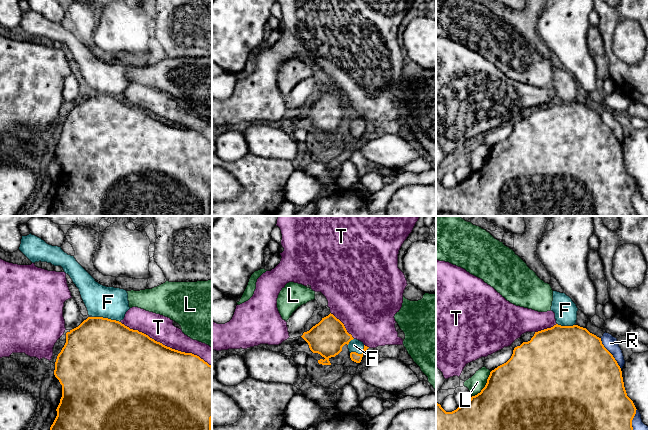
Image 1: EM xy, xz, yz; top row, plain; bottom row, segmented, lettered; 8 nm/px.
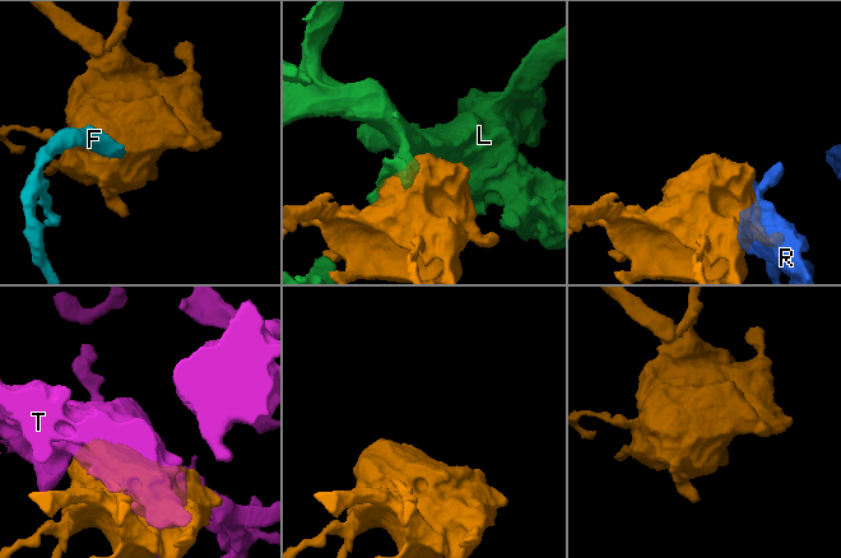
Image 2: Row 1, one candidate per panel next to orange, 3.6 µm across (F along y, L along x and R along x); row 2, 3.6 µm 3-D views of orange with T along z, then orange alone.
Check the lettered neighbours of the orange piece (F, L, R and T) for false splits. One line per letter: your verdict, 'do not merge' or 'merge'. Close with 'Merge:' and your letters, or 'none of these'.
F: merge
L: do not merge
R: do not merge
T: do not merge
Merge: F

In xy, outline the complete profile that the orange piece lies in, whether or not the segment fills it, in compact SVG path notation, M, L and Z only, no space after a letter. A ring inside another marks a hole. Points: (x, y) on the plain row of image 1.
M32 11L22 12L19 26L32 38L47 38L61 42L79 65L89 93L78 103L66 109L66 119L55 138L54 151L62 161L62 173L56 185L57 192L50 203L47 216L209 216L212 195L212 142L192 129L185 129L163 121L138 106L130 105L120 97L130 85L128 69L124 65L106 63L98 58L76 37L74 32L65 29L61 23L47 20L41 14Z

